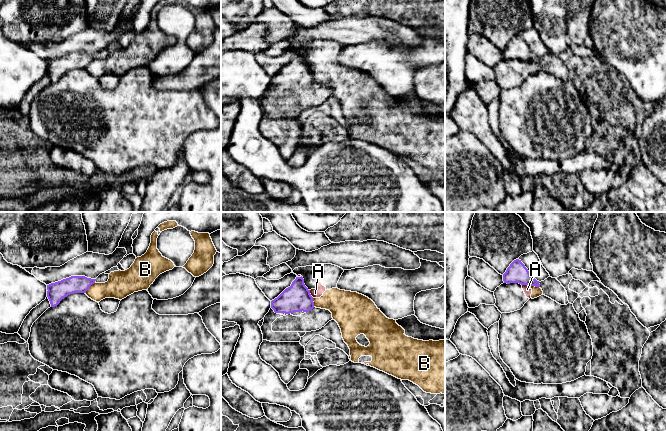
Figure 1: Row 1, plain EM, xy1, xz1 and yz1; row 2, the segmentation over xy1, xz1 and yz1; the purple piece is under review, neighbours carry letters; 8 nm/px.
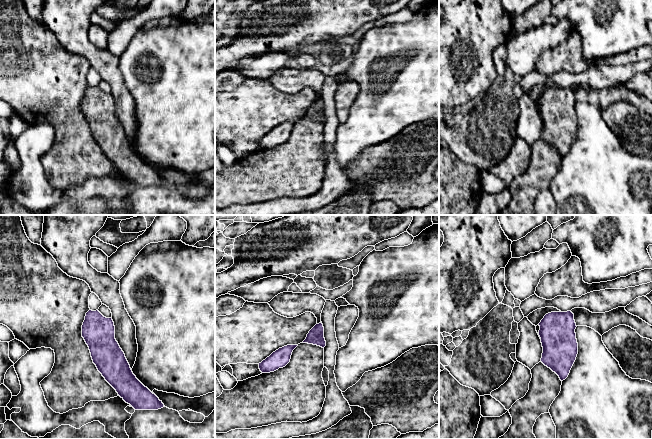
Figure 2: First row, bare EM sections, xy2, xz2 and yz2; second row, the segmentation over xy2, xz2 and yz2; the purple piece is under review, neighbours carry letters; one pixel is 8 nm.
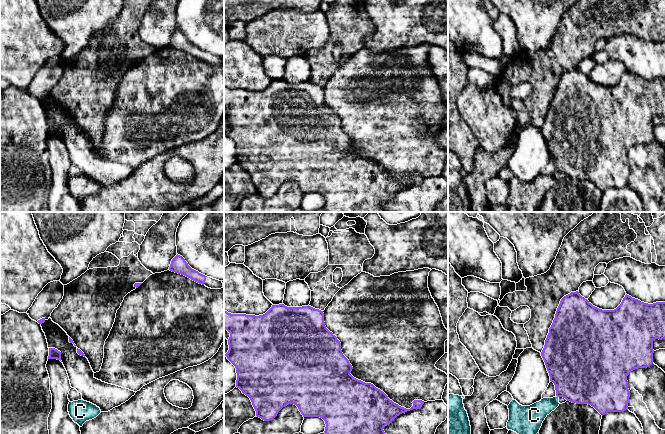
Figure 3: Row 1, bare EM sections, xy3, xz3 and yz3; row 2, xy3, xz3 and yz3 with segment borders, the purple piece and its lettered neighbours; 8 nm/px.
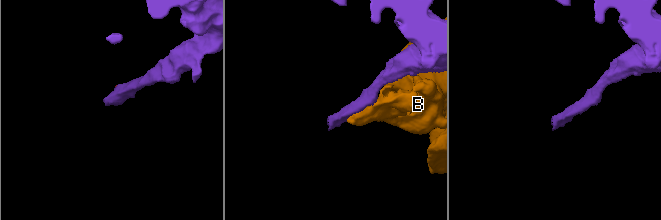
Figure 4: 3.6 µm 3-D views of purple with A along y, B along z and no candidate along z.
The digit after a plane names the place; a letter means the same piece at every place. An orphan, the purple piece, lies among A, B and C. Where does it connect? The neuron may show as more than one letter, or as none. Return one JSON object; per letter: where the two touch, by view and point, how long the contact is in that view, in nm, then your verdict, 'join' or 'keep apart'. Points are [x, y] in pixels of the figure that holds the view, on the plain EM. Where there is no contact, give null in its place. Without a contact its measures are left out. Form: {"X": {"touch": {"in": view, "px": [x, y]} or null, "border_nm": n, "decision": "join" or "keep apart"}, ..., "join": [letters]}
{"A": {"touch": {"in": "yz1", "px": [526, 60]}, "border_nm": 70, "decision": "keep apart"}, "B": {"touch": {"in": "xy1", "px": [89, 62]}, "border_nm": 130, "decision": "keep apart"}, "C": {"touch": {"in": "yz3", "px": [557, 172]}, "border_nm": 30, "decision": "keep apart"}, "join": []}

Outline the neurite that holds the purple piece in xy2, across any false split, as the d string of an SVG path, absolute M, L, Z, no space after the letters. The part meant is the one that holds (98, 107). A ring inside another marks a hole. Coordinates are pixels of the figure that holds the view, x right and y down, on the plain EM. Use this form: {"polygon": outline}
{"polygon": "M89 86L82 101L82 113L89 123L93 139L98 147L126 179L135 186L158 186L164 183L162 177L133 150L124 128L115 115L112 94L104 93L98 86Z"}

